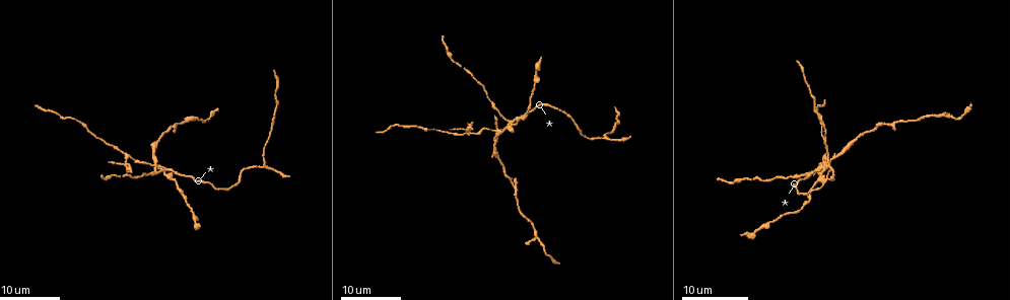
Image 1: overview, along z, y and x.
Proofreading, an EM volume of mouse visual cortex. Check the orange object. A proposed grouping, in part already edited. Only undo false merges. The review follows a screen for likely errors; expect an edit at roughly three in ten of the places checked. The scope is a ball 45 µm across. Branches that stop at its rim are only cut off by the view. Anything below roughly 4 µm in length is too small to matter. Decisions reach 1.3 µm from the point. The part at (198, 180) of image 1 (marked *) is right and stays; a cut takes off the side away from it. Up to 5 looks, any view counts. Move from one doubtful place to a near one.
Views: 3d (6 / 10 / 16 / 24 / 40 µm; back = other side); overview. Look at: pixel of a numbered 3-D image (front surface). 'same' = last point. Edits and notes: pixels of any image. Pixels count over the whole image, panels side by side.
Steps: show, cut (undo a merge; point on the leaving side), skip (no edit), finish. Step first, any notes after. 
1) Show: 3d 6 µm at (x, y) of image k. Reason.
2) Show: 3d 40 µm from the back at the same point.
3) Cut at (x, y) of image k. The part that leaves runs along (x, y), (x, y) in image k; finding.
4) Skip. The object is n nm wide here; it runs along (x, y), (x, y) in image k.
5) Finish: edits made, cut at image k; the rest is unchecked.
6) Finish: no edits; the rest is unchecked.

Show: 3d 16 µm at (124, 160) of image 1. Four-way junction.

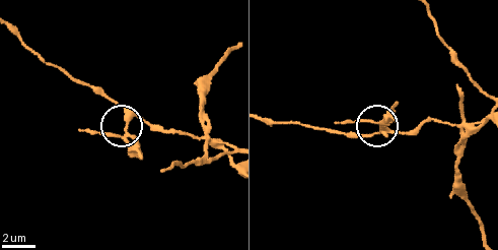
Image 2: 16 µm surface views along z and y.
Show: 3d 6 µm at (128, 122) of image 2.

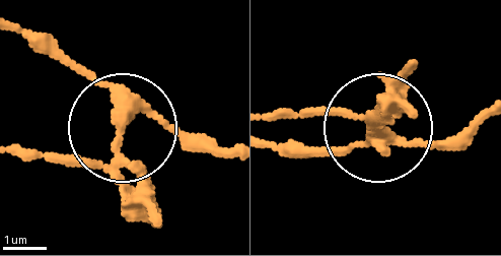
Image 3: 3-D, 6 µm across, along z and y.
Cut at (122, 166) of image 3. The part that leaves runs along (130, 102), (97, 160), (21, 160) in image 3; a second neuron is stuck on.

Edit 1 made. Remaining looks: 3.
Show: overview.

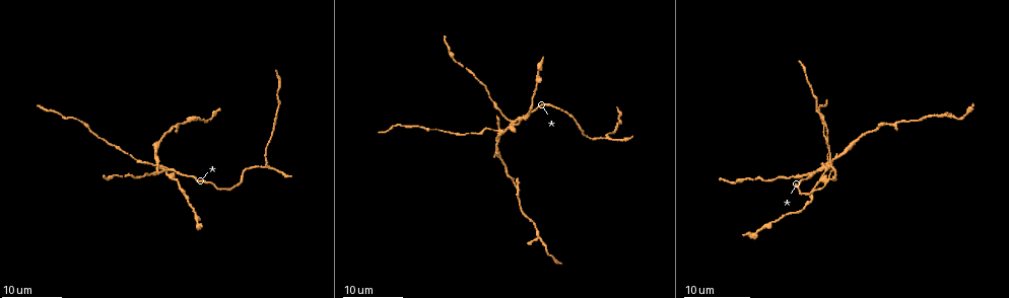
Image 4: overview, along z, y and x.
Show: 3d 16 µm at (497, 131) of image 4. Four-way junction.

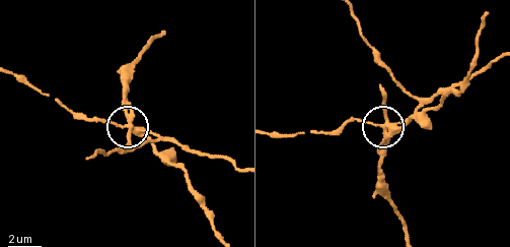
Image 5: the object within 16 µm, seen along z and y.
Show: 3d 10 µm at (131, 123) of image 5.

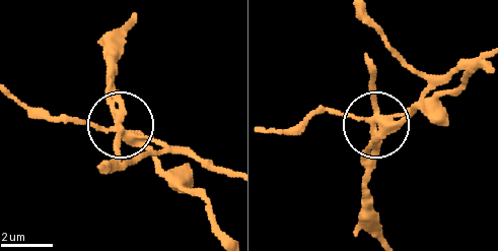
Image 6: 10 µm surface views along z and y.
Cut at (120, 108) of image 6. 4 arms meet here; the part that leaves runs along (383, 122), (364, 192), (370, 231) in image 6; a second neuron is stuck on.

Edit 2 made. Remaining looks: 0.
Finish: edits made, cut at image 3, cut at image 6; the rest is unchecked.

